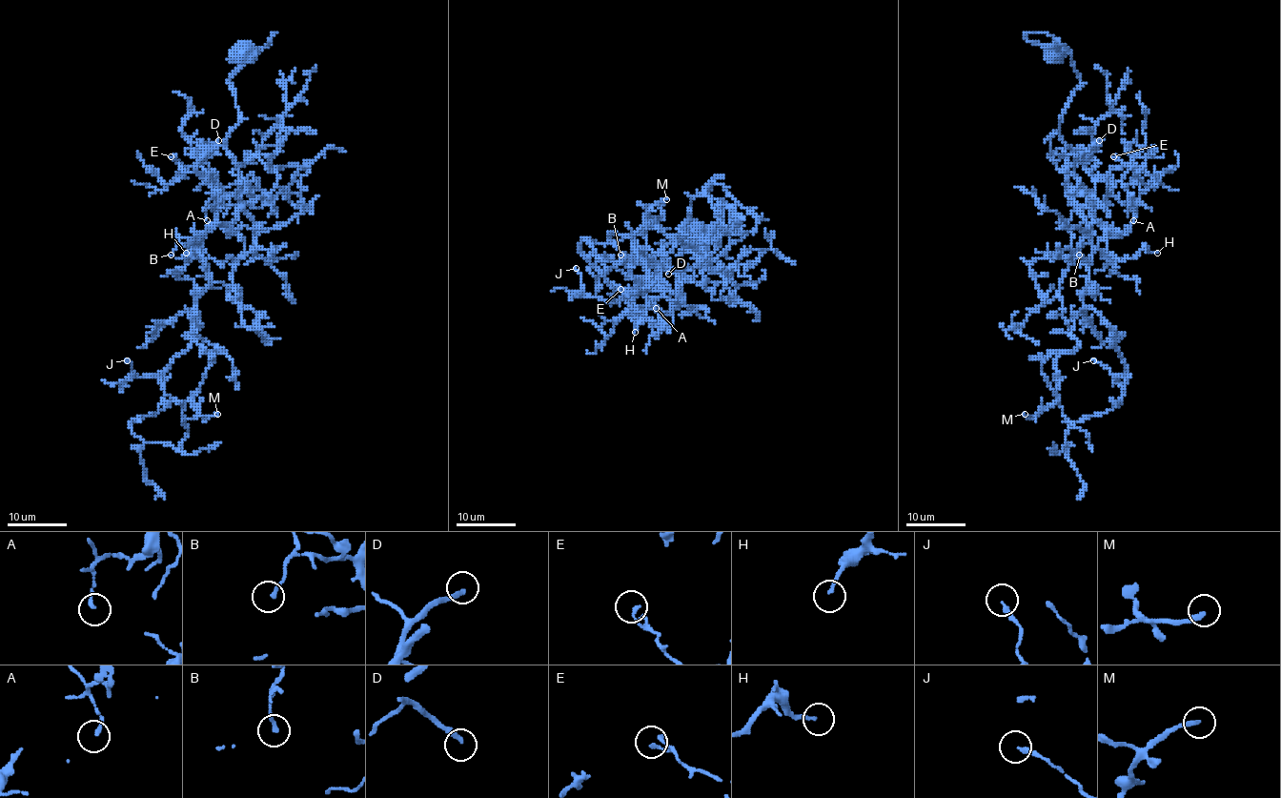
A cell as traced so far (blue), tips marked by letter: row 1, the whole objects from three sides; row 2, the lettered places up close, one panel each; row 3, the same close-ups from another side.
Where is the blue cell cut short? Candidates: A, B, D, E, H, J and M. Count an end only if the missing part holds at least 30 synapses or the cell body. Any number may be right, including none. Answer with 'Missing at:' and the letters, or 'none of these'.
Missing at: D, M

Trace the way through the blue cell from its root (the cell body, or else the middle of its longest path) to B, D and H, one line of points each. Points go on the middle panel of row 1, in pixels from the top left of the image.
B: (695, 228), (724, 202), (721, 233), (679, 256), (679, 234), (645, 260), (660, 270), (620, 255)
D: (695, 228), (712, 233), (724, 202), (712, 241), (679, 256), (690, 236), (679, 234), (653, 257), (668, 274)
H: (695, 228), (724, 202), (706, 246), (679, 256), (679, 234), (645, 260), (665, 266), (647, 268), (635, 332)

